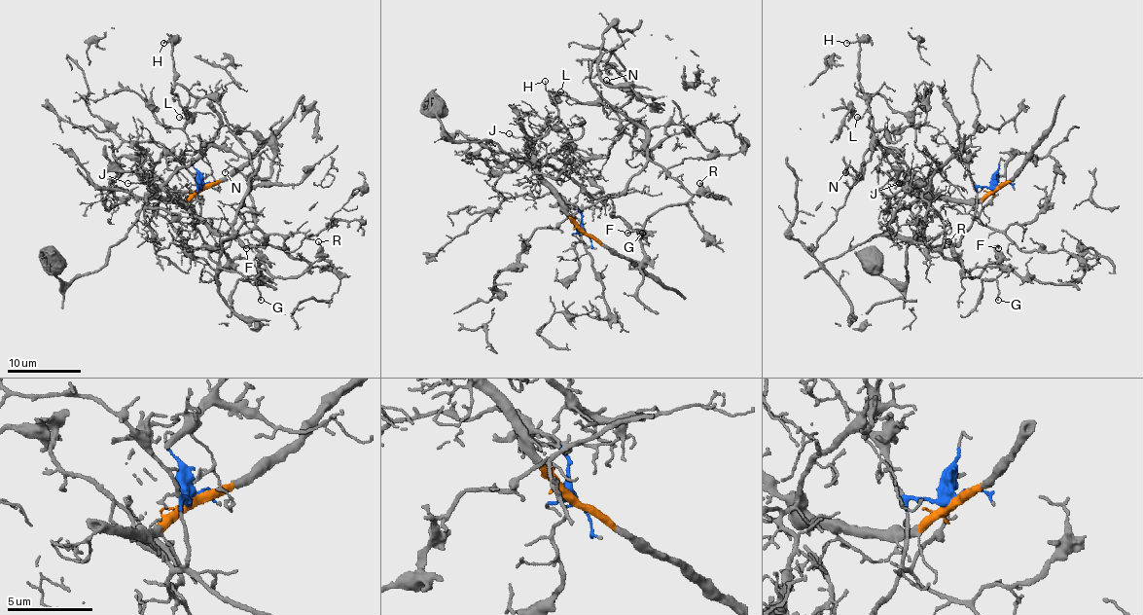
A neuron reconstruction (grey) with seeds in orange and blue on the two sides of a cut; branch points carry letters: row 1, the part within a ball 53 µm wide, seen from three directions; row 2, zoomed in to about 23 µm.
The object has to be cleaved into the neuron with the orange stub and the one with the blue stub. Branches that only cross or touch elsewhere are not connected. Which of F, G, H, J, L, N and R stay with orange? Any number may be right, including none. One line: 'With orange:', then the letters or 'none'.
With orange: J

